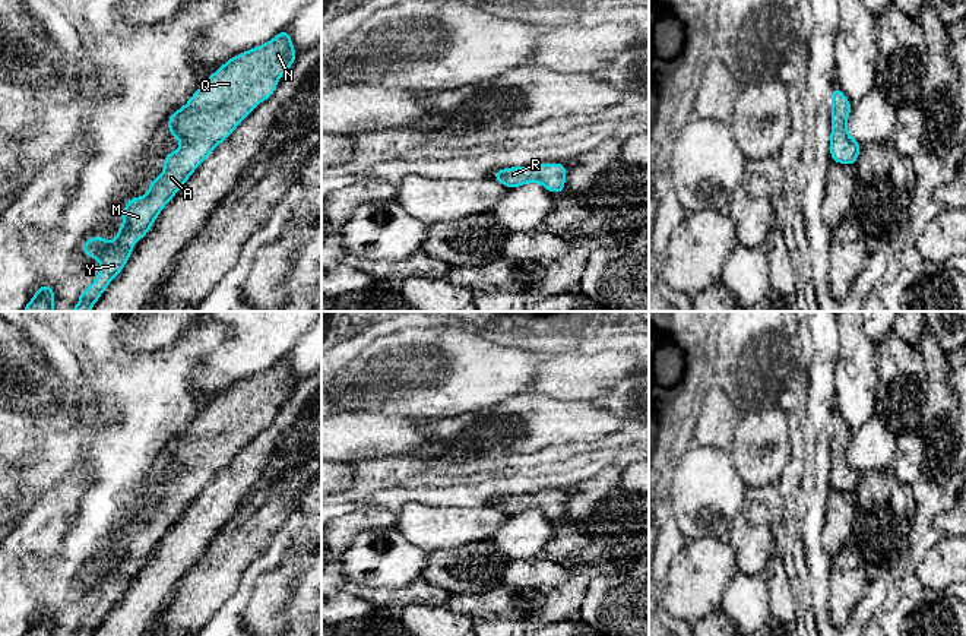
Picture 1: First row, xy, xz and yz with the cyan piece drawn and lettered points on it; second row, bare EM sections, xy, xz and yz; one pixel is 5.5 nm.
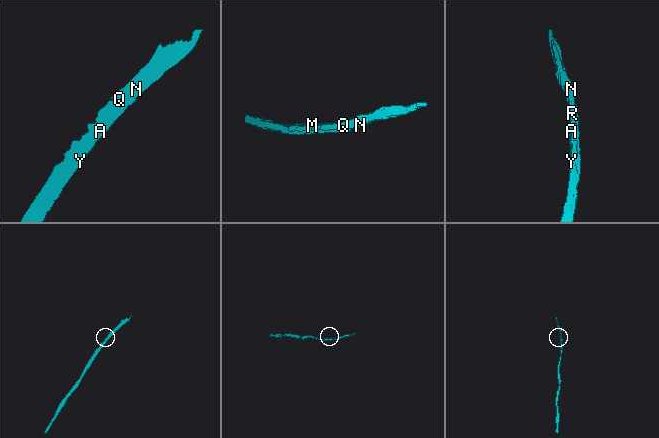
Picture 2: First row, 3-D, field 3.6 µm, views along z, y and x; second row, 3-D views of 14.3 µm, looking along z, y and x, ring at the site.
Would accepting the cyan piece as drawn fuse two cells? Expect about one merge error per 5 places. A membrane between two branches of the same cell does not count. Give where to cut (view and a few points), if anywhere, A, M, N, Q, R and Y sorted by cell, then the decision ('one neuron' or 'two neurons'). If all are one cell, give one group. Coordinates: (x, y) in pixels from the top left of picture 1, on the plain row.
no cut; A M N Q R Y; one neuron

